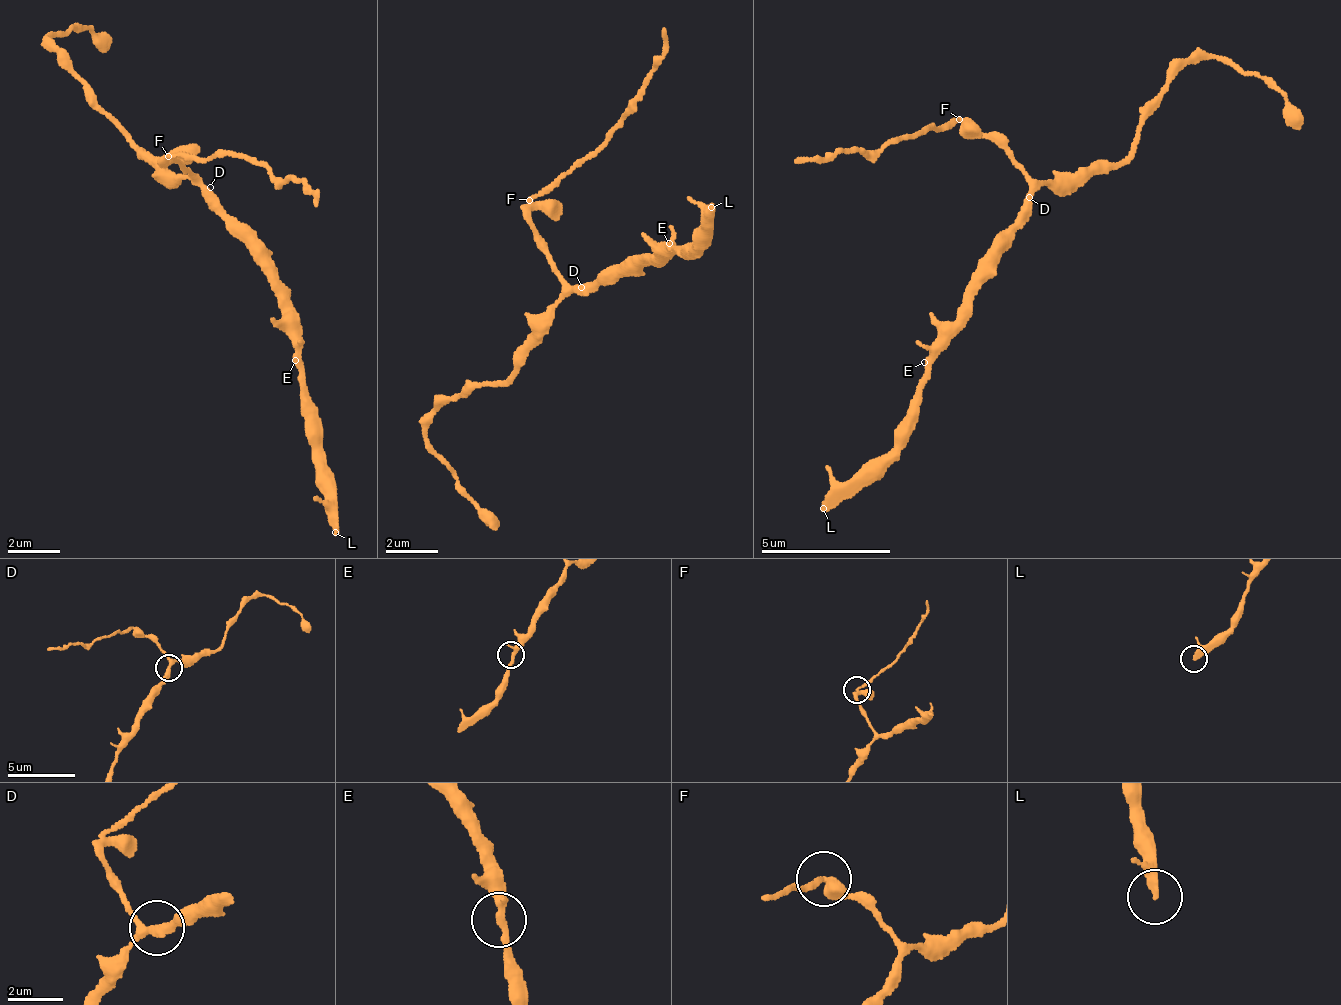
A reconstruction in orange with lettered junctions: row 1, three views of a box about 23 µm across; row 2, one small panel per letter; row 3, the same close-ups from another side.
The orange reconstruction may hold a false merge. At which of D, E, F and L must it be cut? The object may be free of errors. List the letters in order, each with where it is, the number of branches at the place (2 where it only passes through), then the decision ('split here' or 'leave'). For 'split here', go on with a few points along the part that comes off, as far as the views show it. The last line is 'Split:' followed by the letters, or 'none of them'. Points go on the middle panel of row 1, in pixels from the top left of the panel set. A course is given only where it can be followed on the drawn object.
D: at (581, 287); 3 branches meet; leave
E: at (669, 243); 3 branches meet; leave
F: at (529, 200); 3 branches meet; split here; foreign part runs (531, 202), (607, 138), (665, 52), (666, 31)
L: at (711, 207); 2 branches meet; leave
Split: F

